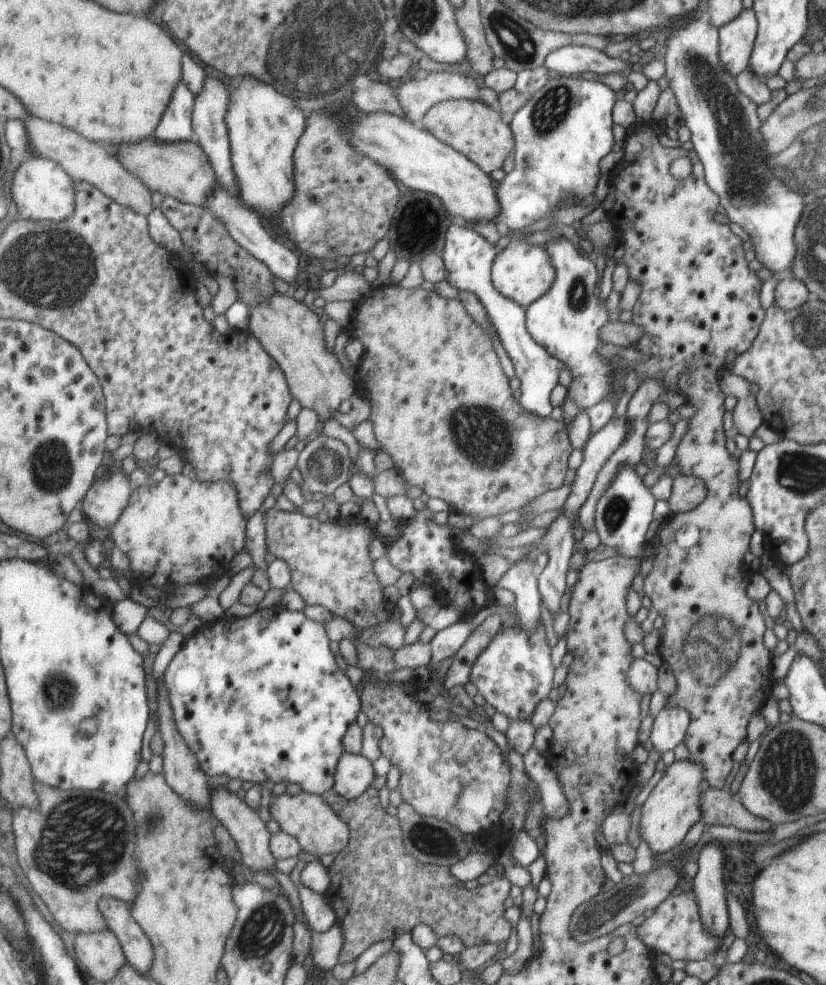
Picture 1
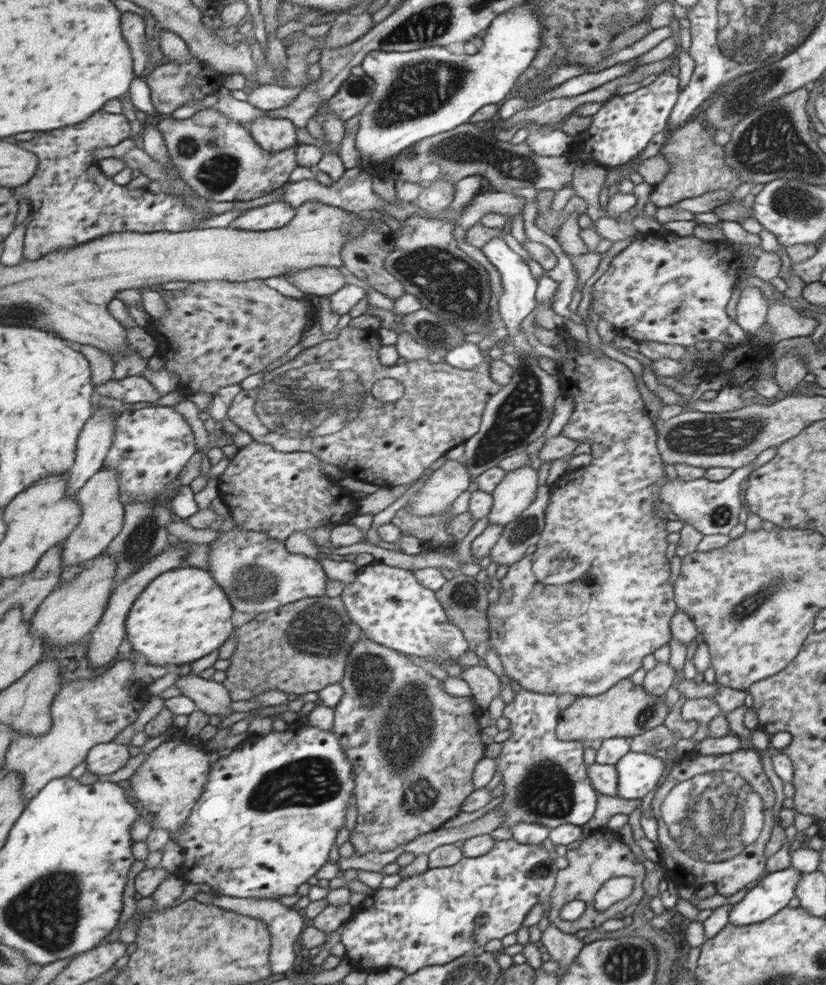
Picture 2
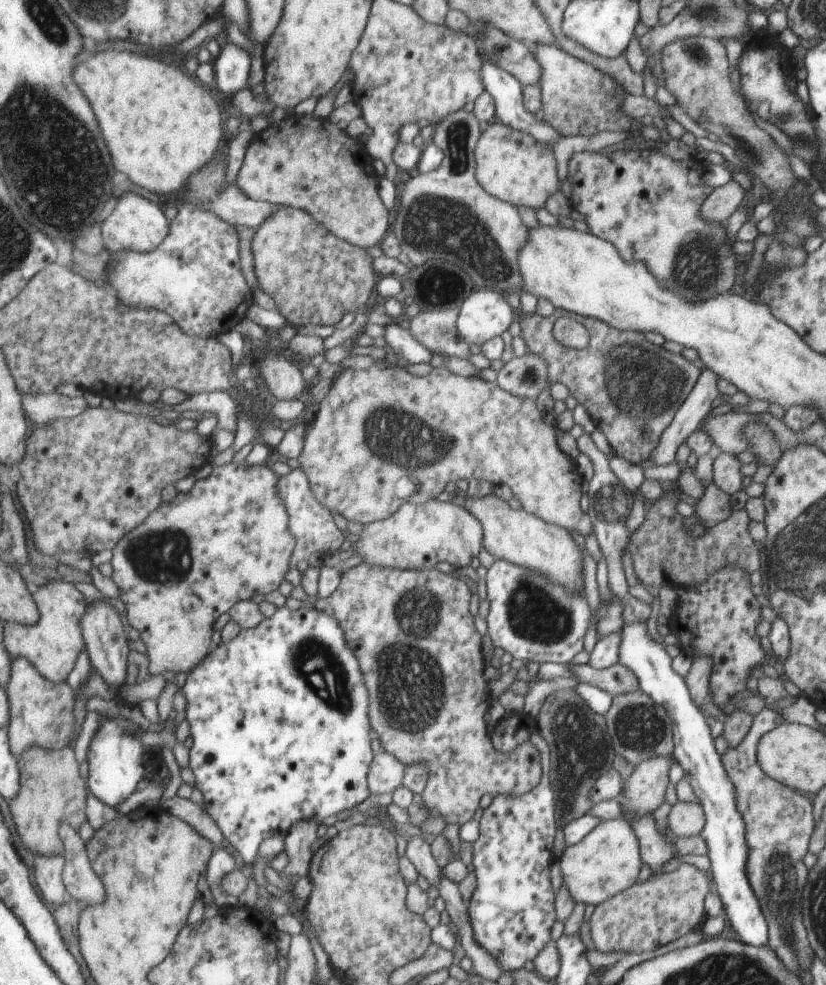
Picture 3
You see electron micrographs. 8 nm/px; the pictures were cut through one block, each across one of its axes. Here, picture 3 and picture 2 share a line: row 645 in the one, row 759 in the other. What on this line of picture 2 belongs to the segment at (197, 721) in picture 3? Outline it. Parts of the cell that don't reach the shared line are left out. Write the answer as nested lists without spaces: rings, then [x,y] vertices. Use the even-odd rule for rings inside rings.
[[[311,724],[289,725],[281,732],[273,731],[267,736],[249,737],[240,746],[237,746],[229,756],[221,757],[213,764],[213,772],[209,772],[209,780],[205,784],[206,790],[197,803],[189,822],[183,826],[183,834],[175,838],[176,842],[183,847],[185,862],[183,872],[185,880],[195,884],[209,884],[214,895],[227,895],[241,898],[271,898],[277,899],[280,896],[293,896],[297,894],[297,888],[305,884],[311,876],[319,872],[321,866],[329,862],[331,848],[335,844],[335,838],[339,834],[339,828],[345,824],[345,804],[351,803],[351,762],[345,754],[345,748],[340,739],[332,730],[321,730]]]

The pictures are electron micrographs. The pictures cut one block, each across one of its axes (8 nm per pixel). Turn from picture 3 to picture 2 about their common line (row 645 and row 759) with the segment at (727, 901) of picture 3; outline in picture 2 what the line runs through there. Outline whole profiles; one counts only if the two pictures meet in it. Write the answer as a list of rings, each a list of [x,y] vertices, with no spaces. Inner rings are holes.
[[[627,752],[614,764],[616,797],[636,801],[658,786],[664,776],[663,760],[653,753]]]

